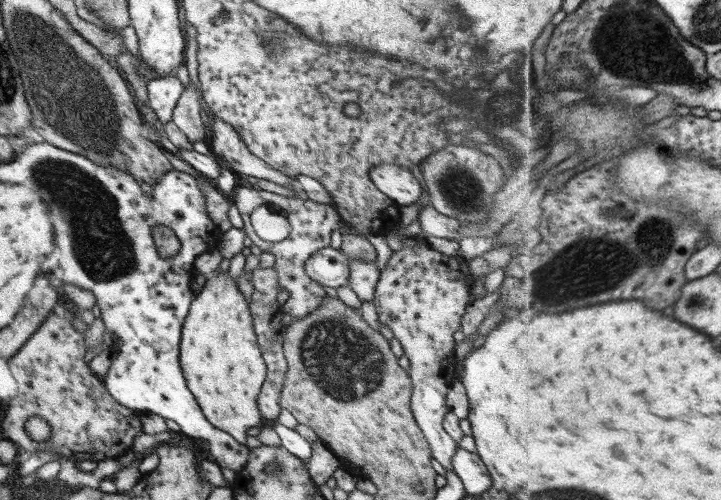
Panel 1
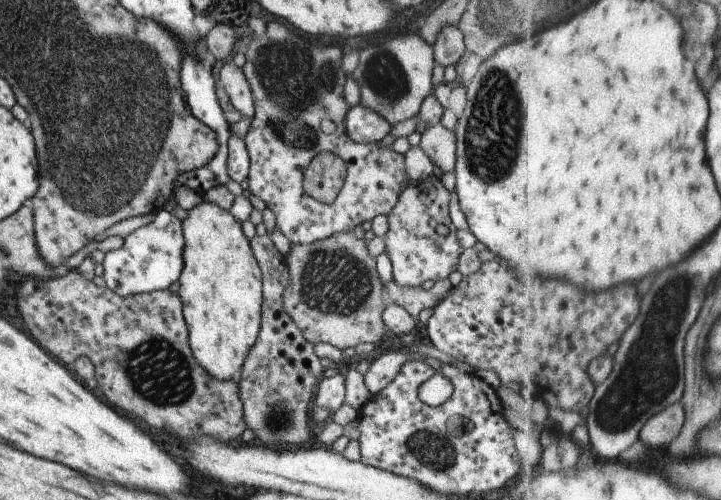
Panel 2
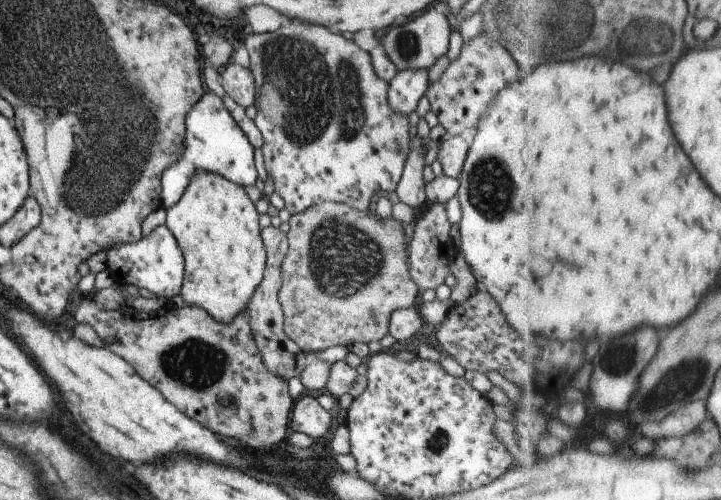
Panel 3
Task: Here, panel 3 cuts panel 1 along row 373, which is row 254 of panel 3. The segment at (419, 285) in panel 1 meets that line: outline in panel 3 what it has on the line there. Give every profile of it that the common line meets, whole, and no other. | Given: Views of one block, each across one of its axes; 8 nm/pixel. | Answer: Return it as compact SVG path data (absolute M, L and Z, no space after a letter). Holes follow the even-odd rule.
M432 203L432 206L423 209L417 220L410 242L410 254L408 254L409 274L418 286L420 292L428 289L435 291L440 288L450 272L451 262L457 255L457 247L450 236L451 223L446 215L445 205Z

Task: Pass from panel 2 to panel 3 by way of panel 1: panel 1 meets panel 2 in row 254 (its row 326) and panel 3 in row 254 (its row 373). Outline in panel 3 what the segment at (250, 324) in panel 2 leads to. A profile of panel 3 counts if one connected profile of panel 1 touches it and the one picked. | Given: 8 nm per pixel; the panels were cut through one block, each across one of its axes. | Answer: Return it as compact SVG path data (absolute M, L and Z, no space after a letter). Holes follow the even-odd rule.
M208 172L196 174L182 198L166 210L165 225L180 245L185 260L180 296L191 307L199 307L208 312L216 322L232 322L236 314L247 310L252 294L264 278L267 256L258 215L255 203L250 200L245 187Z

